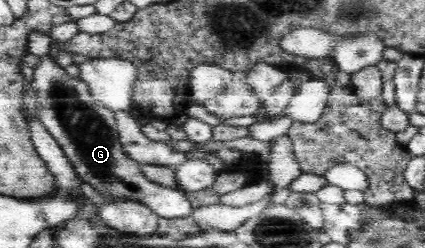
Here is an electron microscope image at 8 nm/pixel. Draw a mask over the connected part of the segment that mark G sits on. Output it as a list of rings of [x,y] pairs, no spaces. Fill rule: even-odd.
[[[46,55],[40,57],[33,71],[31,87],[39,100],[39,120],[61,145],[81,179],[90,183],[98,193],[104,193],[106,203],[127,197],[150,206],[160,218],[191,215],[194,207],[186,193],[150,181],[141,172],[141,163],[123,153],[115,112],[94,99],[82,78],[71,76],[58,62]]]

